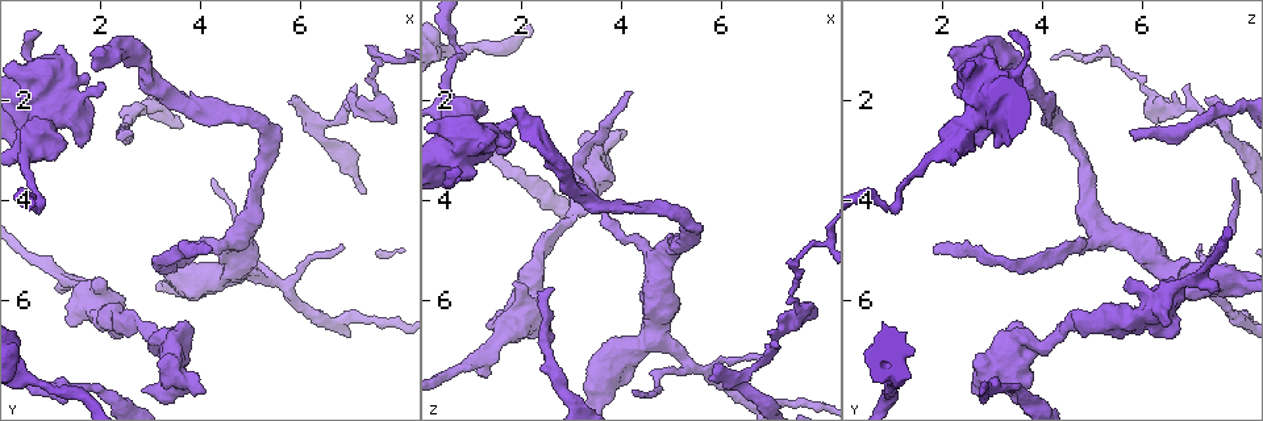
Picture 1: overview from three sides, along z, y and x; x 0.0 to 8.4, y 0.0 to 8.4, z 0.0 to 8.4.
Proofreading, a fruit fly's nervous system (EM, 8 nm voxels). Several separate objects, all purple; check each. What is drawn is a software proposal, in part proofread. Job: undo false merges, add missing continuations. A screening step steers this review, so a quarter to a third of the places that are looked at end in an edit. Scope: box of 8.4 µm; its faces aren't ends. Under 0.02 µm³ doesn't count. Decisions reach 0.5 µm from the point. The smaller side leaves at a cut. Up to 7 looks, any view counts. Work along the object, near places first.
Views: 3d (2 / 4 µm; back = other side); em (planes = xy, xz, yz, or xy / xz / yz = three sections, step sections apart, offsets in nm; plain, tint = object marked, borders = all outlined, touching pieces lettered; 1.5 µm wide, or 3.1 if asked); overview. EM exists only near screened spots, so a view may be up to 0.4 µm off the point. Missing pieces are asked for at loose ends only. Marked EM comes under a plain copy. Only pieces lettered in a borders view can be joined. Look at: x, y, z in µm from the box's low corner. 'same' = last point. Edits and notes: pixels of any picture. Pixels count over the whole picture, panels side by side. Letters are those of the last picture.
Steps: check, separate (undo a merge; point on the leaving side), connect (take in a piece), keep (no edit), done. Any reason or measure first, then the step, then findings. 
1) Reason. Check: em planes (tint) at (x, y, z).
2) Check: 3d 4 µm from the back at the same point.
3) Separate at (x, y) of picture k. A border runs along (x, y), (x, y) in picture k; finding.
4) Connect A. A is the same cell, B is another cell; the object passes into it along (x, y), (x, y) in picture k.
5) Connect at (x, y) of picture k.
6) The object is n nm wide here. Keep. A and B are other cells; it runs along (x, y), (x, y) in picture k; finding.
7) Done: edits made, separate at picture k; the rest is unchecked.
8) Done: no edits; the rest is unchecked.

Free end. Check: em planes (tint) at (0.55, 7.70, 2.75).

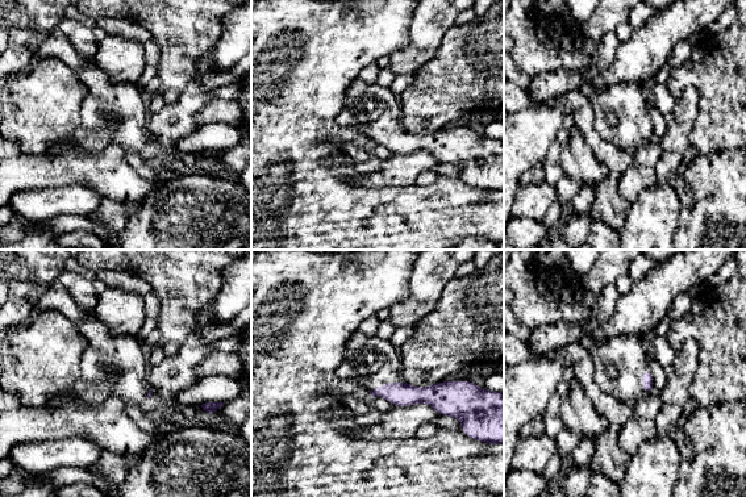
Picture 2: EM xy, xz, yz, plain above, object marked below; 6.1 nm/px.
Check: em planes (borders) at the same point.

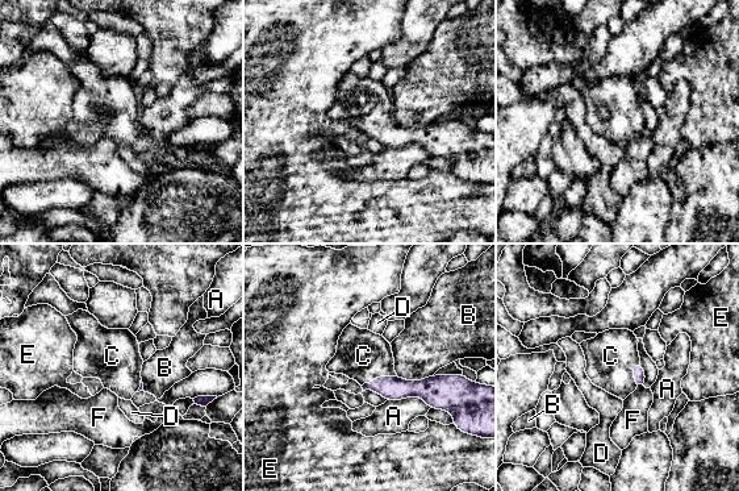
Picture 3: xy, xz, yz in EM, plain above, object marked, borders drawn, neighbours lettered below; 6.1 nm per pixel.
Connect C. C is the same cell, A, B, D, E and F are other cells; the object passes into it along (391, 387), (379, 377), (363, 356) in picture 3; the neuron continues.

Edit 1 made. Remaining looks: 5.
Branch stops here. Check: em yz step 4 (tint) at (5.80, 2.00, 7.35).

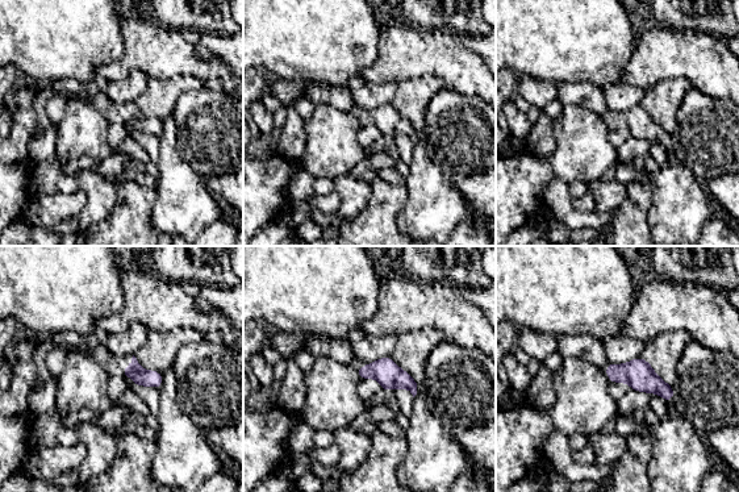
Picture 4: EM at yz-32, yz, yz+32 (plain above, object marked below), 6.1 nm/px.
Check: em planes (borders) at the same point.

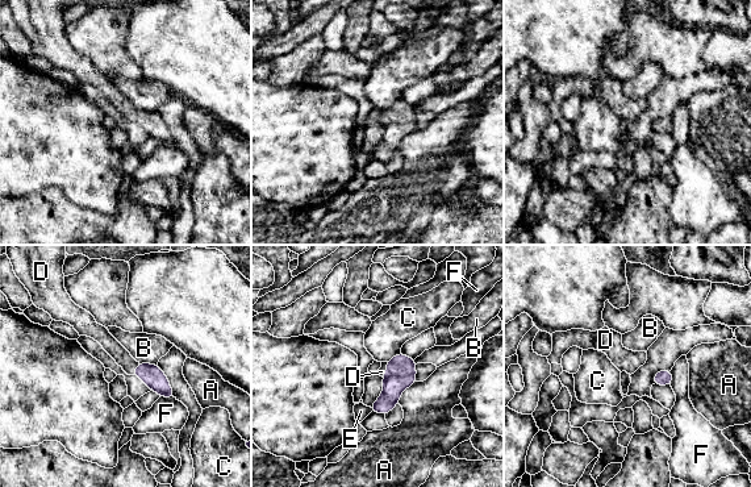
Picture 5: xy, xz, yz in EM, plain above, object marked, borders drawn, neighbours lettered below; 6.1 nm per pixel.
Connect D. D is the same cell, A, B, C, E and F are other cells; it goes on there.

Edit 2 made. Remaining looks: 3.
Done: edits made, connect at picture 3, connect at picture 5; the rest is unchecked.

